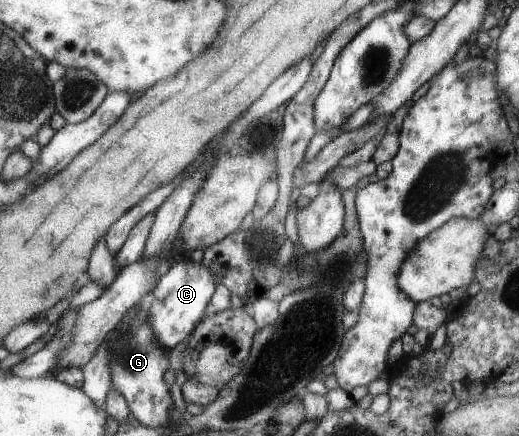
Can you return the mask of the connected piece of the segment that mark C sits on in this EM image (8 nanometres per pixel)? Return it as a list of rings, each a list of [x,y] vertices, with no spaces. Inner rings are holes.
[[[190,260],[171,262],[169,270],[159,277],[151,291],[154,304],[144,313],[152,324],[152,336],[157,338],[157,344],[172,349],[184,341],[205,318],[215,288],[210,272],[199,263]]]

